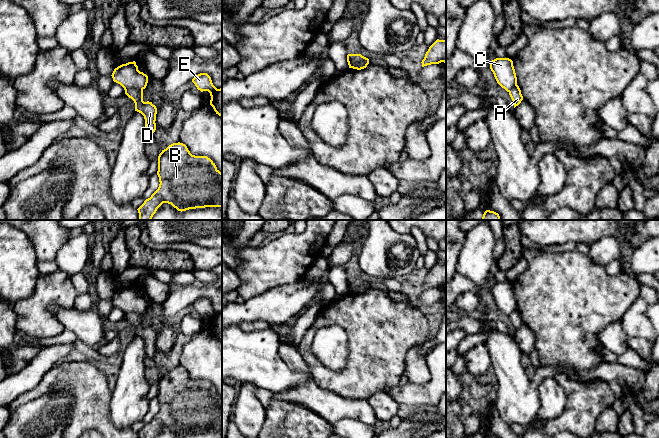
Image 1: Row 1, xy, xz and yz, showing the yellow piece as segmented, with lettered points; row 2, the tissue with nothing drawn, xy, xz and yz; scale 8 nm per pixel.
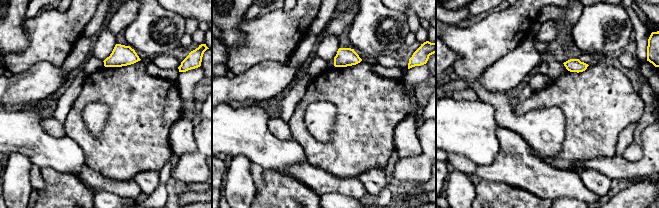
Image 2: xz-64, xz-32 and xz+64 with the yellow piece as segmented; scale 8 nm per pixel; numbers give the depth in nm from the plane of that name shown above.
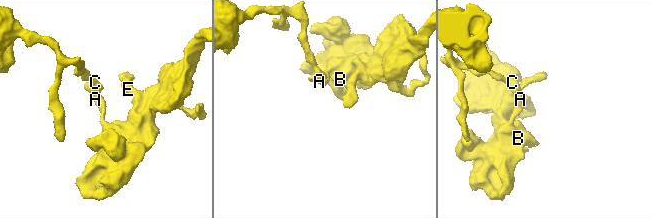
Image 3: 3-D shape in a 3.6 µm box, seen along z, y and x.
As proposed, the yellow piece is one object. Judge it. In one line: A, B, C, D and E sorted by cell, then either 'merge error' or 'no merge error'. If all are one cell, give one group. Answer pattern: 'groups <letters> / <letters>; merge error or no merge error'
groups A B D E / C; merge error

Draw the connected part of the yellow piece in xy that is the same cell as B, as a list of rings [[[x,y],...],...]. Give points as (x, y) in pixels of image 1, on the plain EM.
[[[173,367],[158,380],[159,411],[137,433],[139,438],[155,438],[163,428],[171,428],[178,435],[205,431],[222,431],[222,397],[207,380],[195,380],[183,367]]]

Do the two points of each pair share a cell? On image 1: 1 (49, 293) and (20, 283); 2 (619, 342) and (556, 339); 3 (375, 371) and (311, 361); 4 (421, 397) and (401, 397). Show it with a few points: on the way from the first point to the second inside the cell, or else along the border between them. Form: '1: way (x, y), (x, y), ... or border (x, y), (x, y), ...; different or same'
1: border (41, 274), (34, 292), (15, 302); different
2: border (614, 322), (597, 333), (602, 346); different
3: way (359, 377), (327, 377); same
4: way (416, 397), (406, 397); same

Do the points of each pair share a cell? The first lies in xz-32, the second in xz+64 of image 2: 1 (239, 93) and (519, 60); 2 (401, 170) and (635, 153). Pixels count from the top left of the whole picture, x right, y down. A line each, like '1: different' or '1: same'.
1: same
2: different

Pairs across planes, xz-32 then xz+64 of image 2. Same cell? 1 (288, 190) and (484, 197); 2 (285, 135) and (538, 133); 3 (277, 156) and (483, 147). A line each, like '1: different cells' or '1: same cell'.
1: same cell
2: different cells
3: same cell

